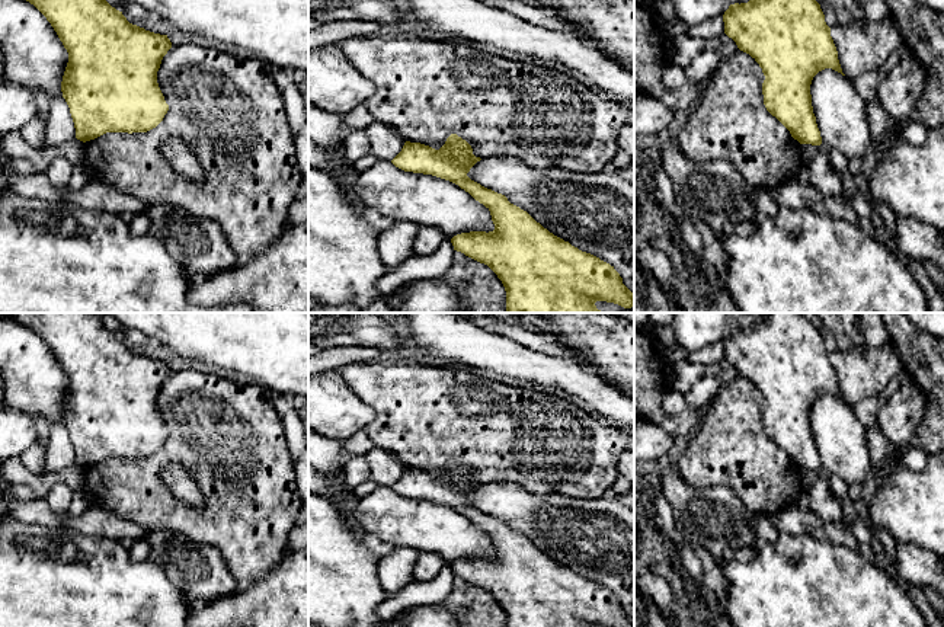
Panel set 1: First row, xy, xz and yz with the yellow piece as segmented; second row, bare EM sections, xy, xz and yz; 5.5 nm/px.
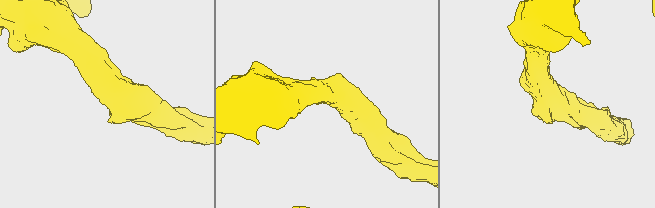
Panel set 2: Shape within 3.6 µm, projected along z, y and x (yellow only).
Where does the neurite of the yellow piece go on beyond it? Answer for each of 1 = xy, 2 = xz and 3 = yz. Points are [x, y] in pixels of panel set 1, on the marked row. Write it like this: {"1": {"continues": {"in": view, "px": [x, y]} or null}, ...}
{"1": {"continues": null}, "2": {"continues": null}, "3": {"continues": null}}

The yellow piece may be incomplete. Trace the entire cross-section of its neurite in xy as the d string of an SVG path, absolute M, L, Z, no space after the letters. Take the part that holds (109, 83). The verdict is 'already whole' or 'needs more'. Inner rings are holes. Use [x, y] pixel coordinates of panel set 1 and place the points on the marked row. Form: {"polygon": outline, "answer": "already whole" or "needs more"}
{"polygon": "M26 0L51 23L68 52L61 81L76 128L76 138L86 143L106 132L147 132L169 111L157 83L163 57L172 48L167 35L132 25L106 0Z", "answer": "already whole"}

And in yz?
{"polygon": "M749 0L735 3L723 15L724 33L762 68L764 105L800 144L820 145L822 137L812 106L813 77L832 68L842 76L831 28L816 0Z", "answer": "already whole"}

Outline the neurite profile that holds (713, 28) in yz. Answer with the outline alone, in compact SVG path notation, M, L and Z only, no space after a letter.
M717 16L703 23L698 23L697 26L689 28L687 33L689 36L703 39L720 38L721 35L724 35L723 16Z

